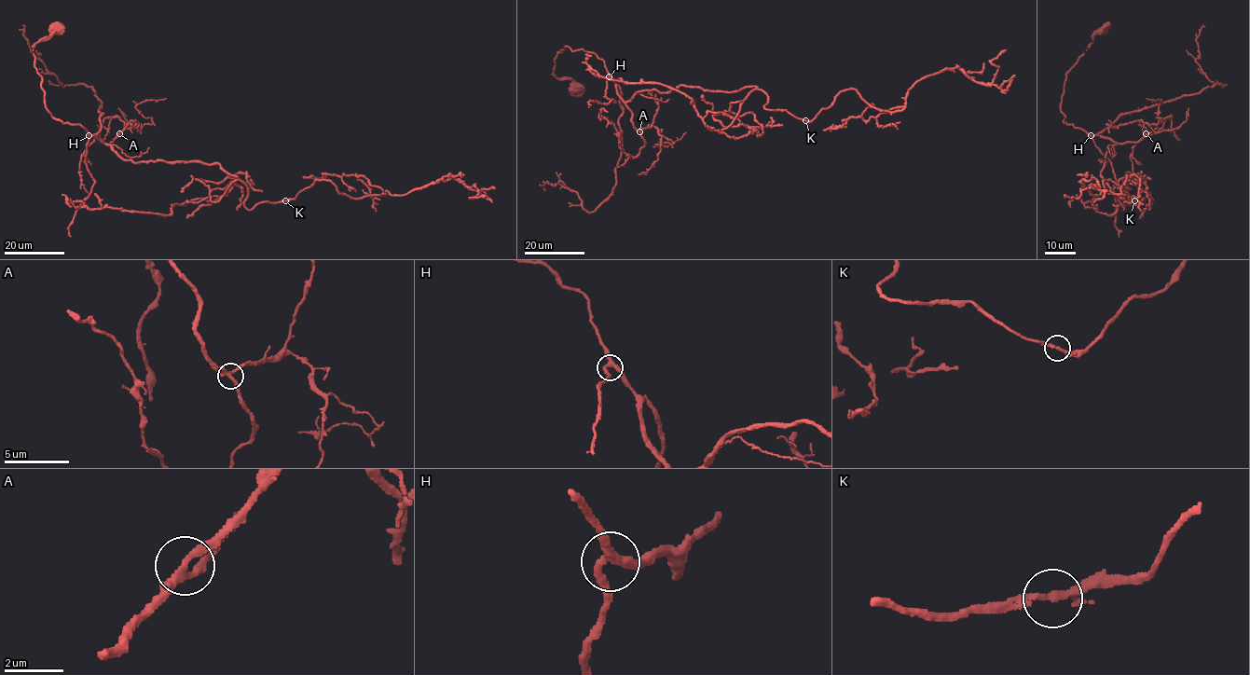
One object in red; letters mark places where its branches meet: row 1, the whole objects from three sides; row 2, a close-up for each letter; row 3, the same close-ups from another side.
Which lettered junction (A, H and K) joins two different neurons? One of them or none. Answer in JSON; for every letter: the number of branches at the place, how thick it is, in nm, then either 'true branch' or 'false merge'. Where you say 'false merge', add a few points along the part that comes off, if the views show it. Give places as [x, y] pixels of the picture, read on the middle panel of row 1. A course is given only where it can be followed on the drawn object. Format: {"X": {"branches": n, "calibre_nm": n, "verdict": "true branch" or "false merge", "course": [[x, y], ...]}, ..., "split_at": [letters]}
{"A": {"branches": 3, "calibre_nm": 240, "verdict": "true branch"}, "H": {"branches": 3, "calibre_nm": 260, "verdict": "true branch"}, "K": {"branches": 3, "calibre_nm": 160, "verdict": "true branch"}, "split_at": []}

